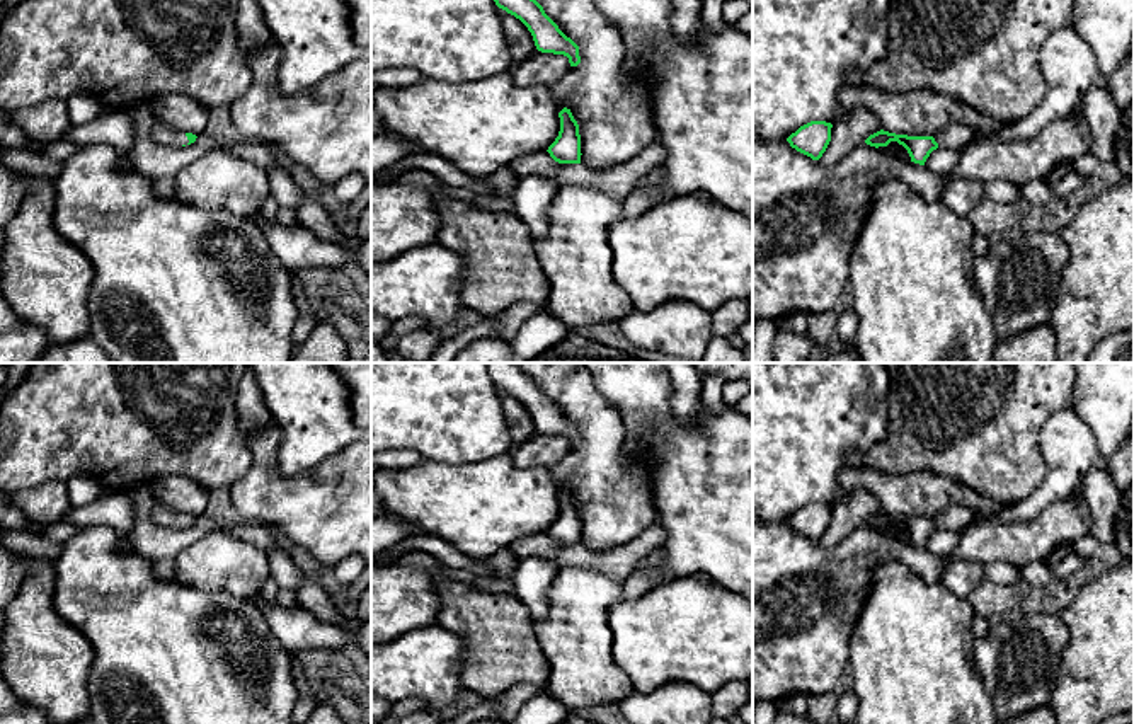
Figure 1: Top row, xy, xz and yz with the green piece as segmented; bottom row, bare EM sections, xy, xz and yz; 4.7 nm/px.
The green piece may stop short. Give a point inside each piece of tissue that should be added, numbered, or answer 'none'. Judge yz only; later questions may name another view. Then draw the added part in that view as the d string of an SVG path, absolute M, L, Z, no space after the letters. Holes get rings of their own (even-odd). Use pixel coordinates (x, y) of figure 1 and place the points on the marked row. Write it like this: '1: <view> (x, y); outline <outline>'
1: yz (1068, 63); outline M1073 24L1049 36L1040 49L1039 65L1045 95L1030 114L988 135L952 123L933 136L938 147L960 152L981 138L999 143L1027 140L1080 109L1086 90L1102 73L1093 49Z

